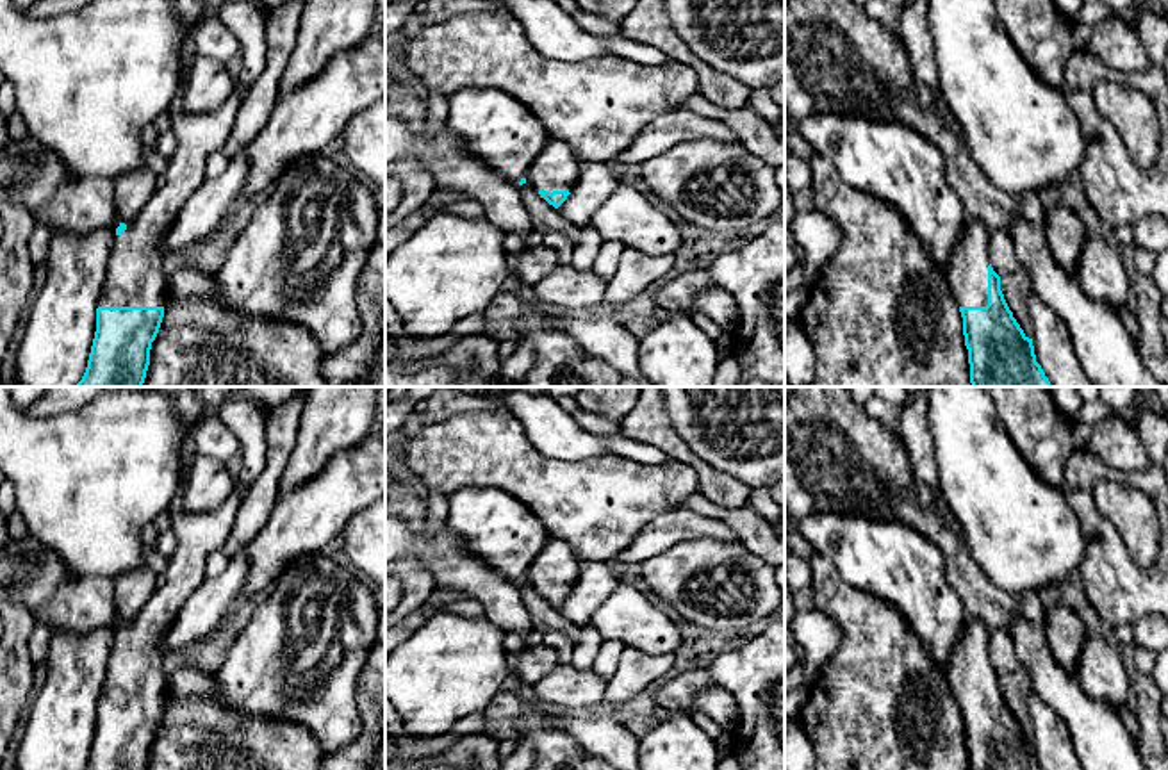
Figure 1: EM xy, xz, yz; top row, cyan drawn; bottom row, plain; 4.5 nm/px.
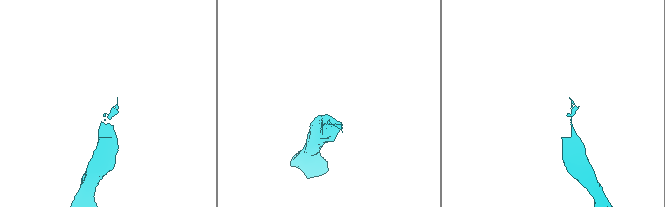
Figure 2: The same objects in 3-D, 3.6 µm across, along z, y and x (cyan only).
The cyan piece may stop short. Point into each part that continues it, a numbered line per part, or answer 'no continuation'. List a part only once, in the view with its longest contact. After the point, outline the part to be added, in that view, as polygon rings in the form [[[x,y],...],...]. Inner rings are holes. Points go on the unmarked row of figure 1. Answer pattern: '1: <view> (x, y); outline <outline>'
1: yz (967, 674); outline [[[979,618],[965,622],[963,636],[950,652],[947,679],[958,706],[988,704],[990,629]]]

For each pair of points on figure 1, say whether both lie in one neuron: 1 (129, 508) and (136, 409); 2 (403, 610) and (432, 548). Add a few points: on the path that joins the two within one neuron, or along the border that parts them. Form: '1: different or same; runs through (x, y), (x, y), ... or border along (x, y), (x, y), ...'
1: same; runs through (129, 483), (129, 446), (134, 434)
2: different; border along (414, 560), (430, 574), (435, 587)

